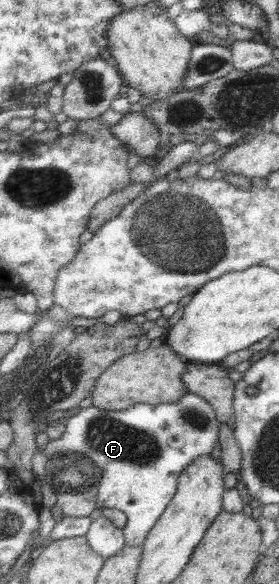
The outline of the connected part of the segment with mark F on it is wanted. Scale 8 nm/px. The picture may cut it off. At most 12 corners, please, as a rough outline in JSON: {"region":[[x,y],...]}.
{"region":[[188,391],[175,403],[85,407],[47,459],[101,472],[97,507],[141,548],[181,471],[220,427]]}

